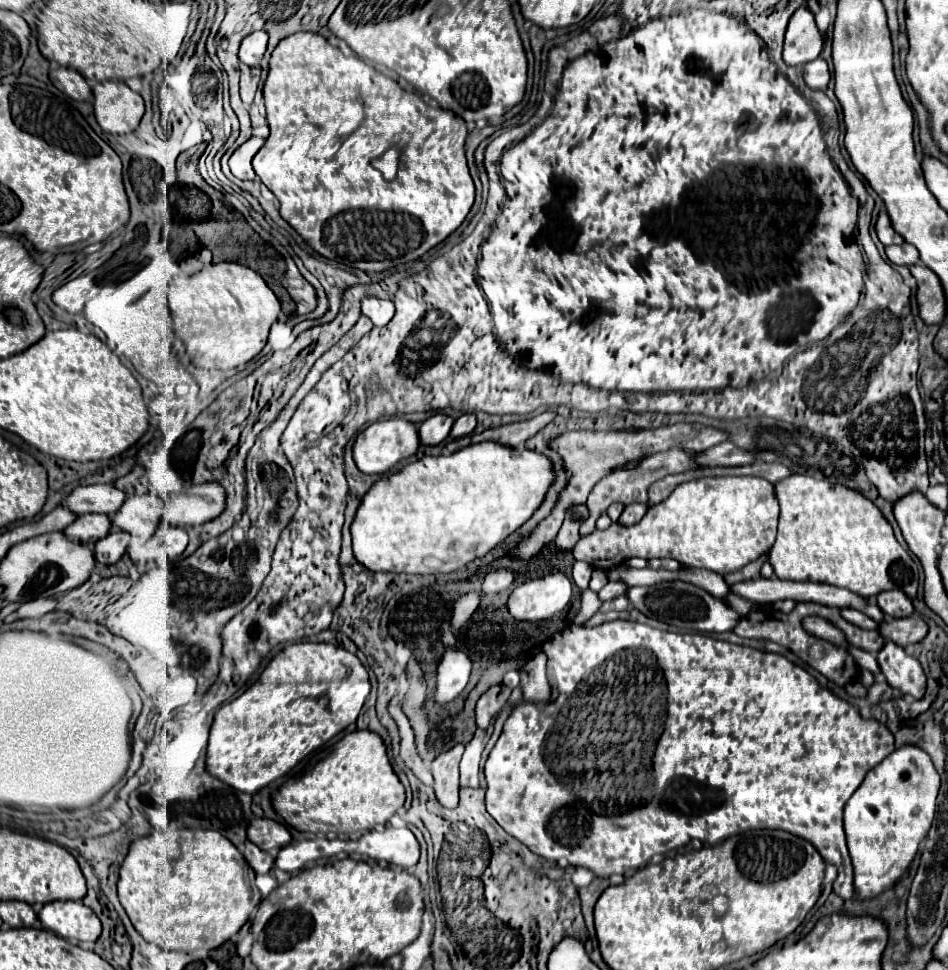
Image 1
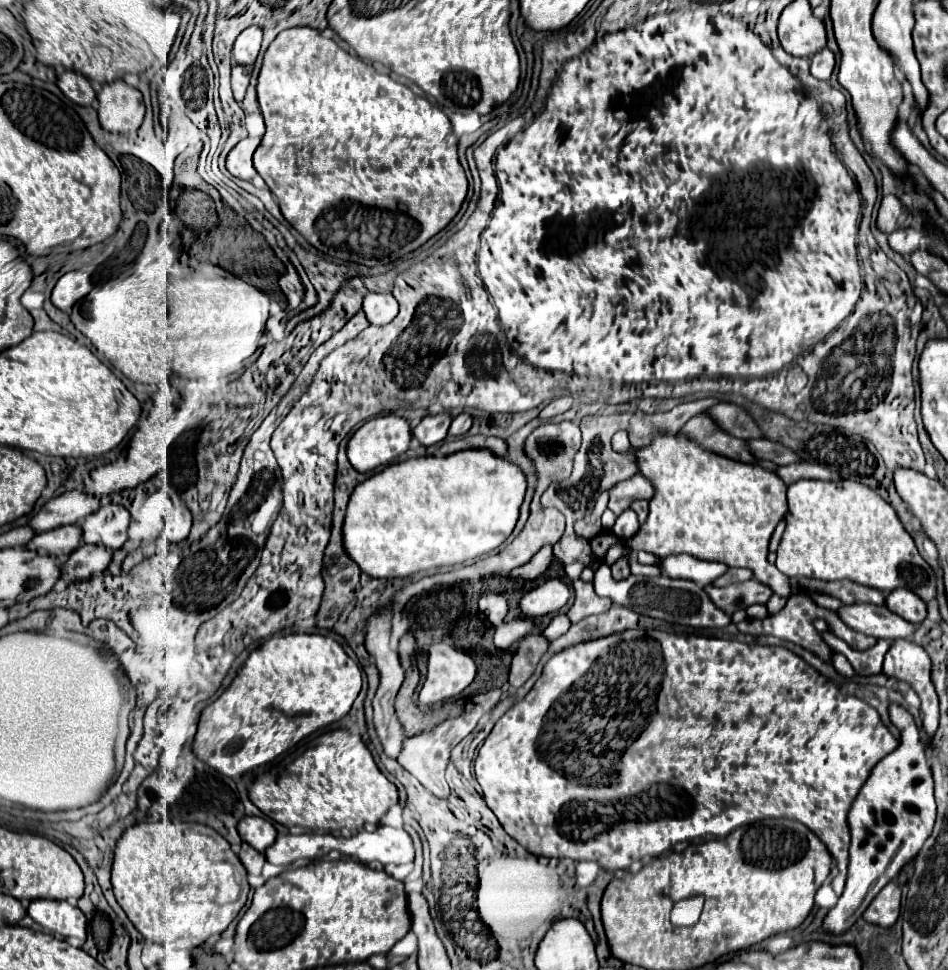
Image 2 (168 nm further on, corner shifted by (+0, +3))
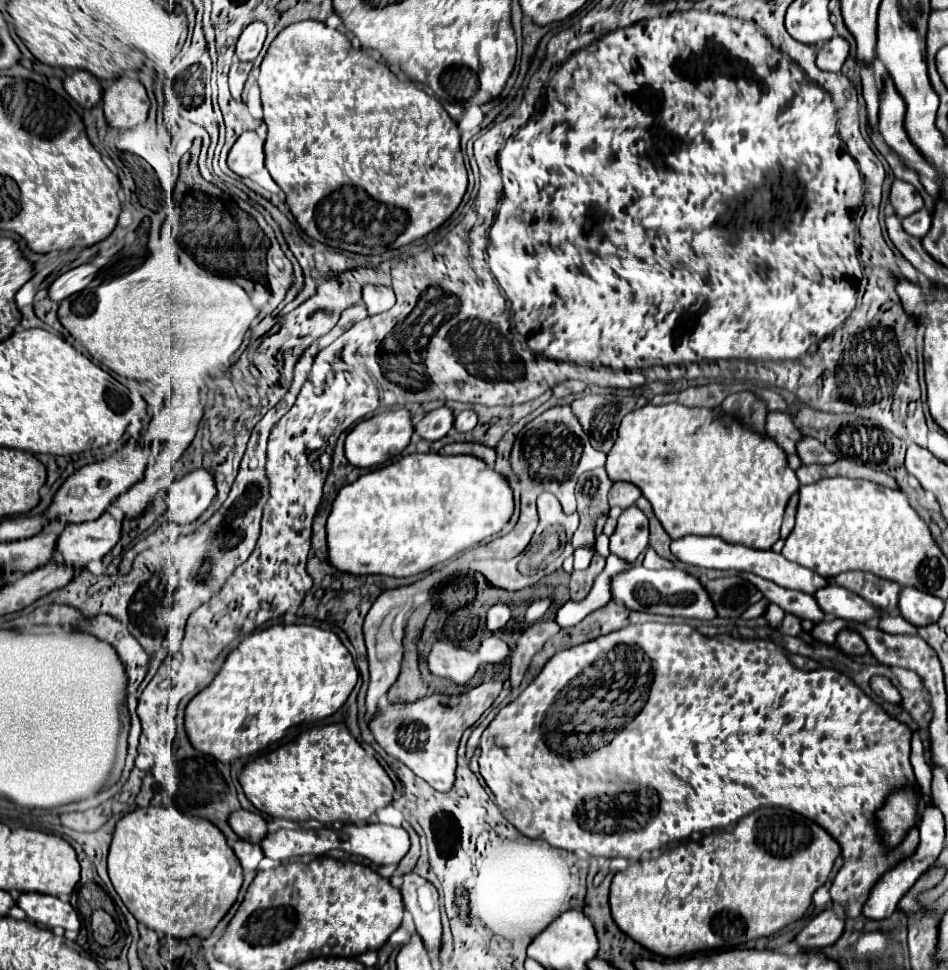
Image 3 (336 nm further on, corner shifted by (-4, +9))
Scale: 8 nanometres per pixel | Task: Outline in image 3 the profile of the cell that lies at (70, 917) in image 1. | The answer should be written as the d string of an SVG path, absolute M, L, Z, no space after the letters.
M22 893L18 897L16 905L36 925L44 925L44 927L50 927L50 929L62 927L62 929L70 929L70 931L80 929L80 917L78 917L76 909L70 903L62 903L60 899L56 899L52 895Z

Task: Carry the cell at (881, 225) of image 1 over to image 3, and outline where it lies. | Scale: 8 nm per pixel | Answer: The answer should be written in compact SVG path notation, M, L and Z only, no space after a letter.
M898 179L892 183L890 203L892 203L896 215L902 219L912 215L914 211L918 211L924 205L924 201L922 201L922 197L914 185L910 185L906 181L898 181Z

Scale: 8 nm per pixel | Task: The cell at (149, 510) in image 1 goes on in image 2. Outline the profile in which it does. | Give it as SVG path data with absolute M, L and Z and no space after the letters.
M104 501L102 509L86 517L82 527L84 543L106 545L108 549L120 549L128 539L128 527L132 523L132 515L124 505L114 505Z

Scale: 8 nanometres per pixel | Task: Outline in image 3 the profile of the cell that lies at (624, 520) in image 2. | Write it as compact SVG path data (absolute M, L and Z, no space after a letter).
M632 505L632 509L624 509L616 531L610 535L610 551L626 561L636 561L636 557L648 545L648 519L646 515Z

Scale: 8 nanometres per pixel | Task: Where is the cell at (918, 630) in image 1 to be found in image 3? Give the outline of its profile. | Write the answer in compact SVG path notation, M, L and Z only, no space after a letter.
M828 583L826 587L818 589L814 593L814 599L818 607L830 617L852 619L860 623L880 619L880 611L874 611L874 607L870 607L870 603L866 603L862 597L846 591L844 587L838 587L836 583Z

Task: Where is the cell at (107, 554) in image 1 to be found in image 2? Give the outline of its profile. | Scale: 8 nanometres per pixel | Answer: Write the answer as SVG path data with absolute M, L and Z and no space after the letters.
M80 545L64 563L62 579L88 579L92 573L102 573L112 563L112 551L104 545Z

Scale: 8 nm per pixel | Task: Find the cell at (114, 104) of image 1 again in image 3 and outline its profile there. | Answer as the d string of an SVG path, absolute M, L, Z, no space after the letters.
M120 77L104 91L104 115L110 127L130 129L146 121L150 99L138 79Z

